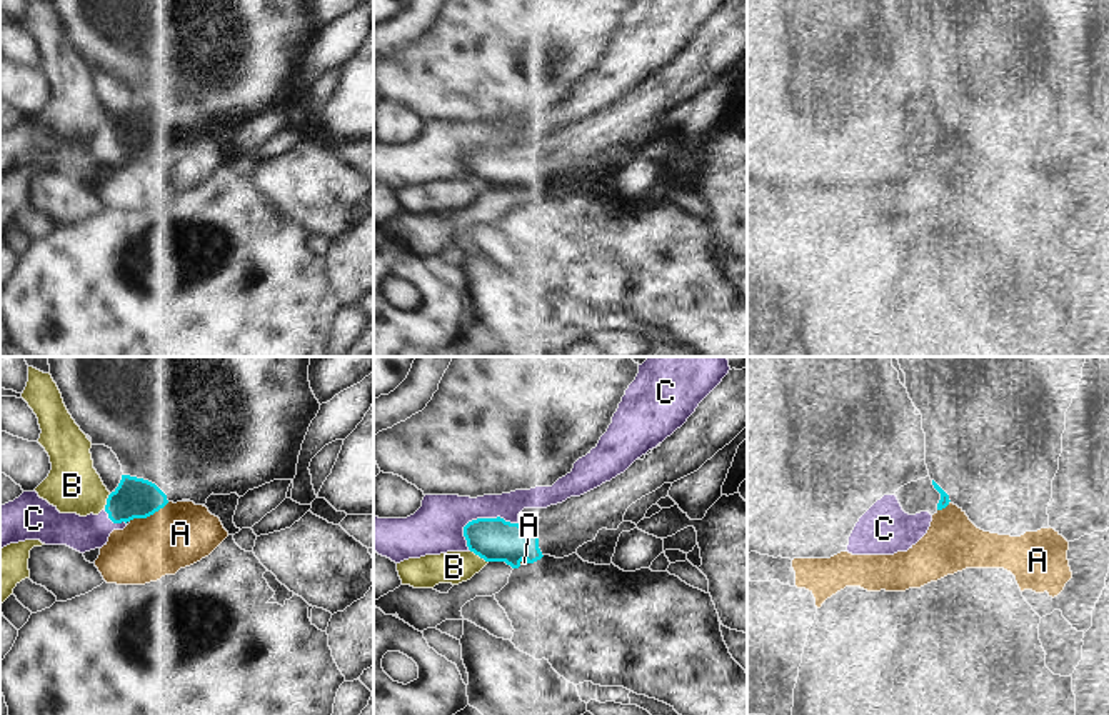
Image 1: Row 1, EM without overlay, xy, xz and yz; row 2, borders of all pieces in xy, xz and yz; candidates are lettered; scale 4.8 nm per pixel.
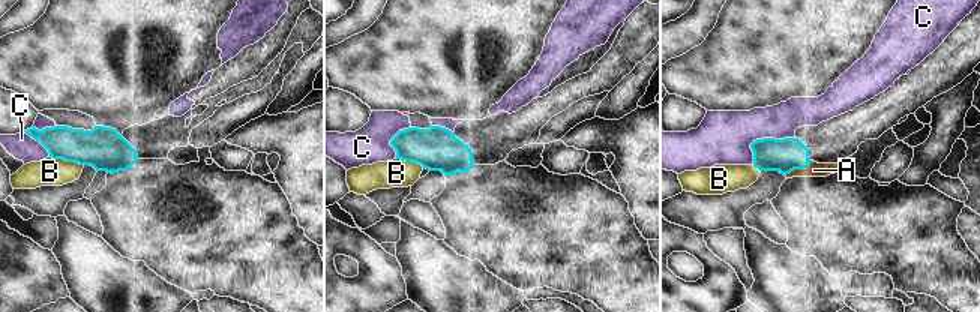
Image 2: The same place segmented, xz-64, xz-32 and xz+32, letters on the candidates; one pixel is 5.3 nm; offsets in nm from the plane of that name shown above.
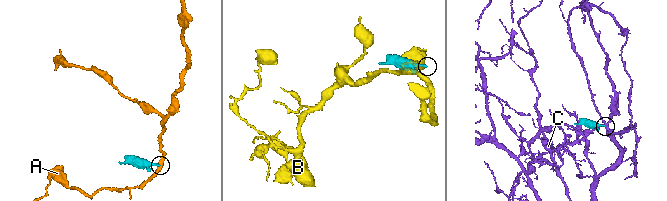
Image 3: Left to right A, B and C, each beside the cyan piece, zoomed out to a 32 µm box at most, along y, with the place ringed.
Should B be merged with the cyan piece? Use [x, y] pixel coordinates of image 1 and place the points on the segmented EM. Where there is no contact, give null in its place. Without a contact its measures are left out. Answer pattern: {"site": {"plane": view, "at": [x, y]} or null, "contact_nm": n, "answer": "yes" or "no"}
{"site": {"plane": "xz", "at": [479, 555]}, "contact_nm": 110, "answer": "no"}

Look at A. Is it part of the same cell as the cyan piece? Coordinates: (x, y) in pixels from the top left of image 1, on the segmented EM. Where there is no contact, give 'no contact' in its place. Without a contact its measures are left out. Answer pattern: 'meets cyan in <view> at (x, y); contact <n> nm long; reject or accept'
meets cyan in xy at (149, 515); contact 220 nm long; reject

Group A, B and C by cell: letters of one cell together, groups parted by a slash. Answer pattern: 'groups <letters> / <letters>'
groups A / B / C

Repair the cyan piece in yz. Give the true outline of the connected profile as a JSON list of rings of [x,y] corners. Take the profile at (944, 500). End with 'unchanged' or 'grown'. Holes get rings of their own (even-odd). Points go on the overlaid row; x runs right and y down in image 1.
[[[921,478],[901,487],[896,497],[909,515],[929,512],[931,515],[949,505],[949,495],[931,478]]] | grown

